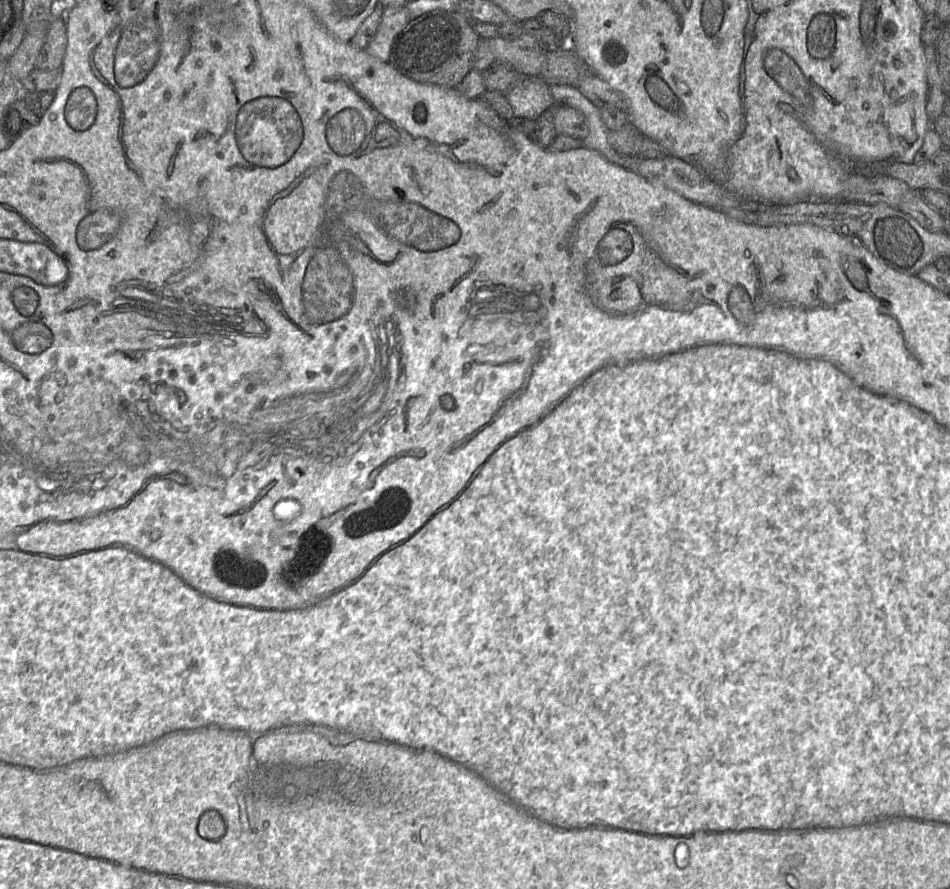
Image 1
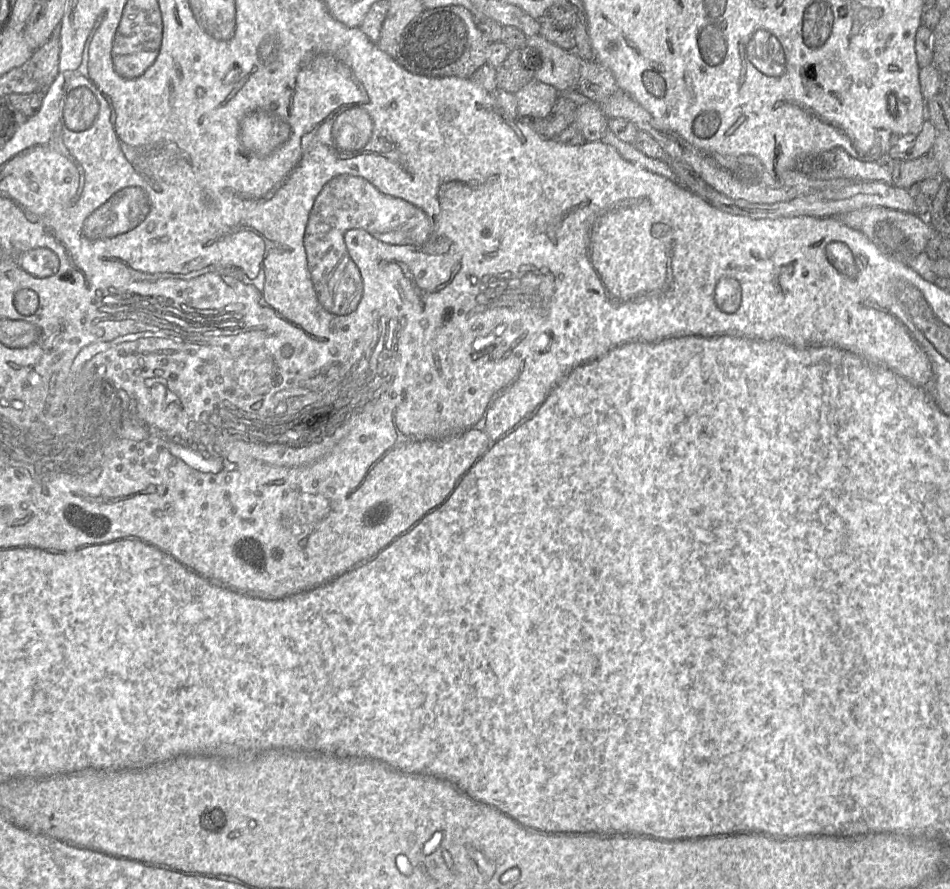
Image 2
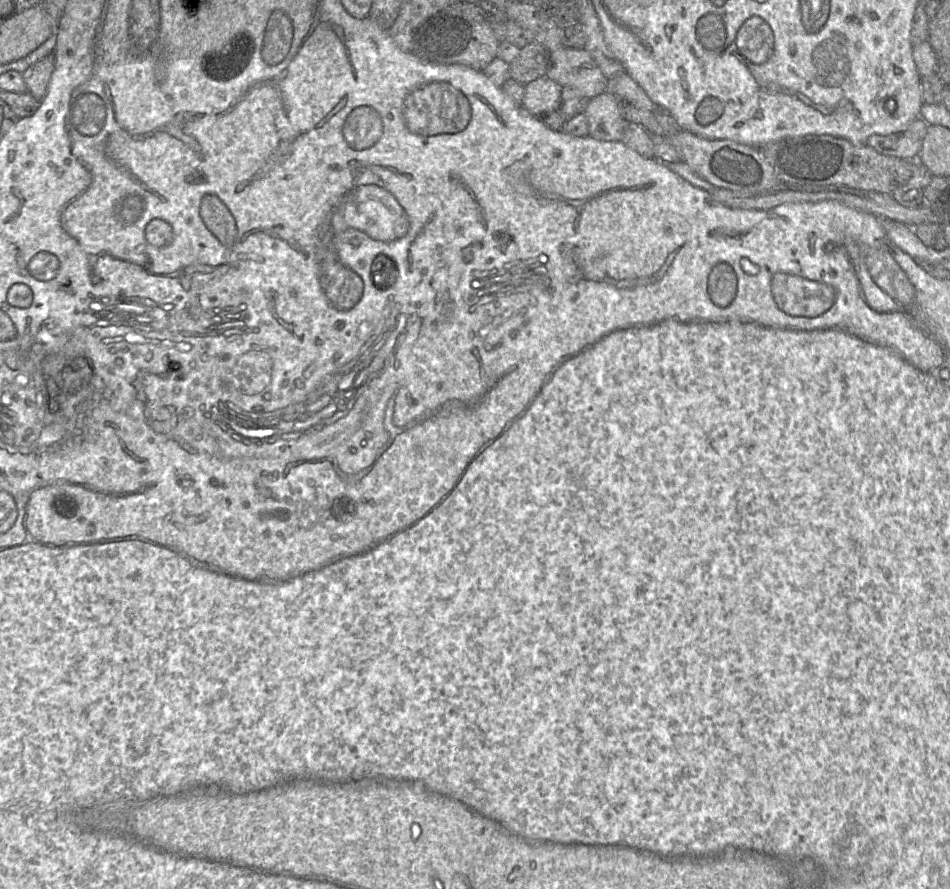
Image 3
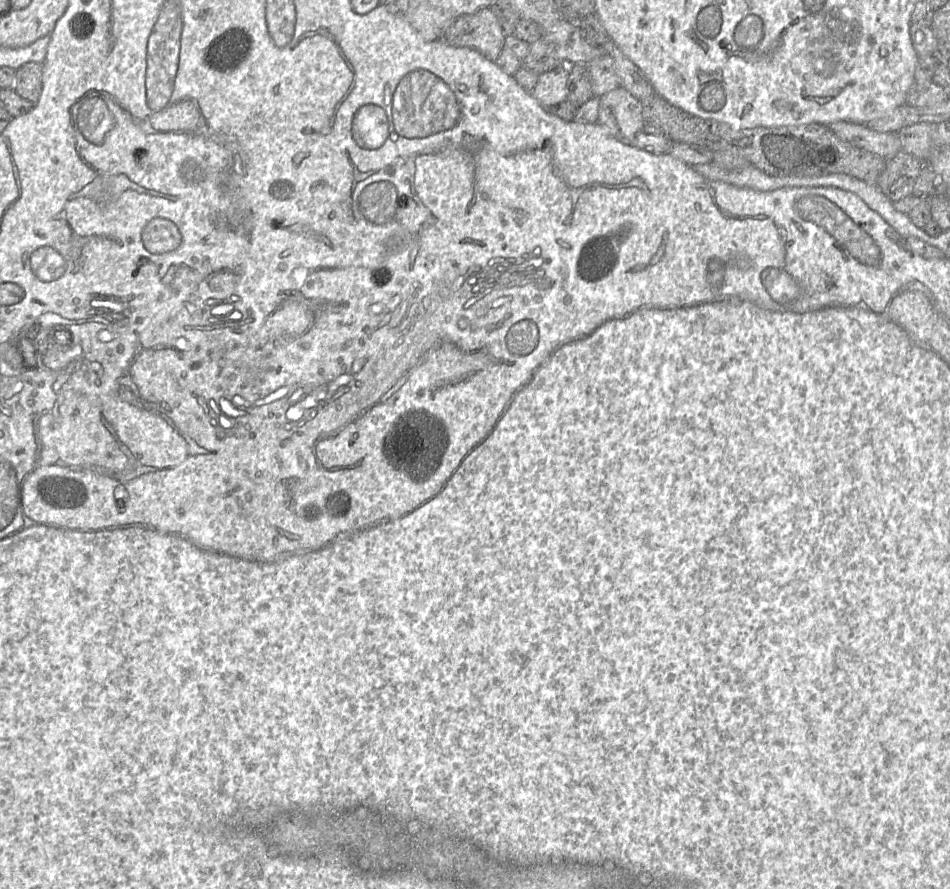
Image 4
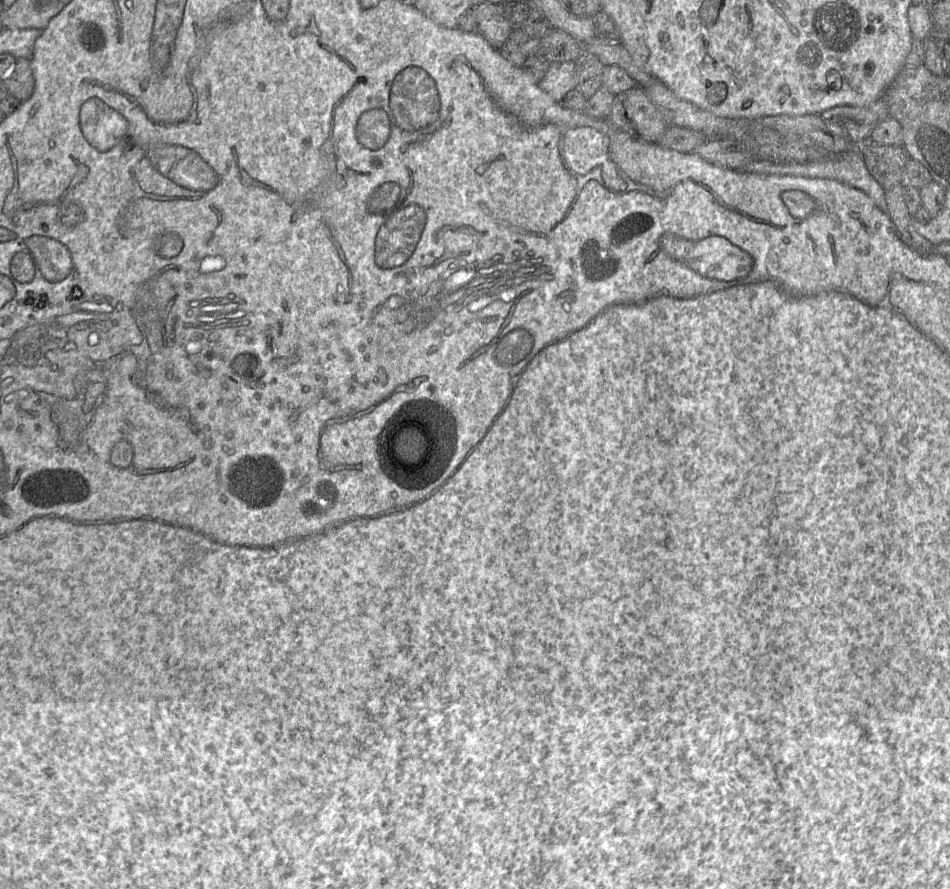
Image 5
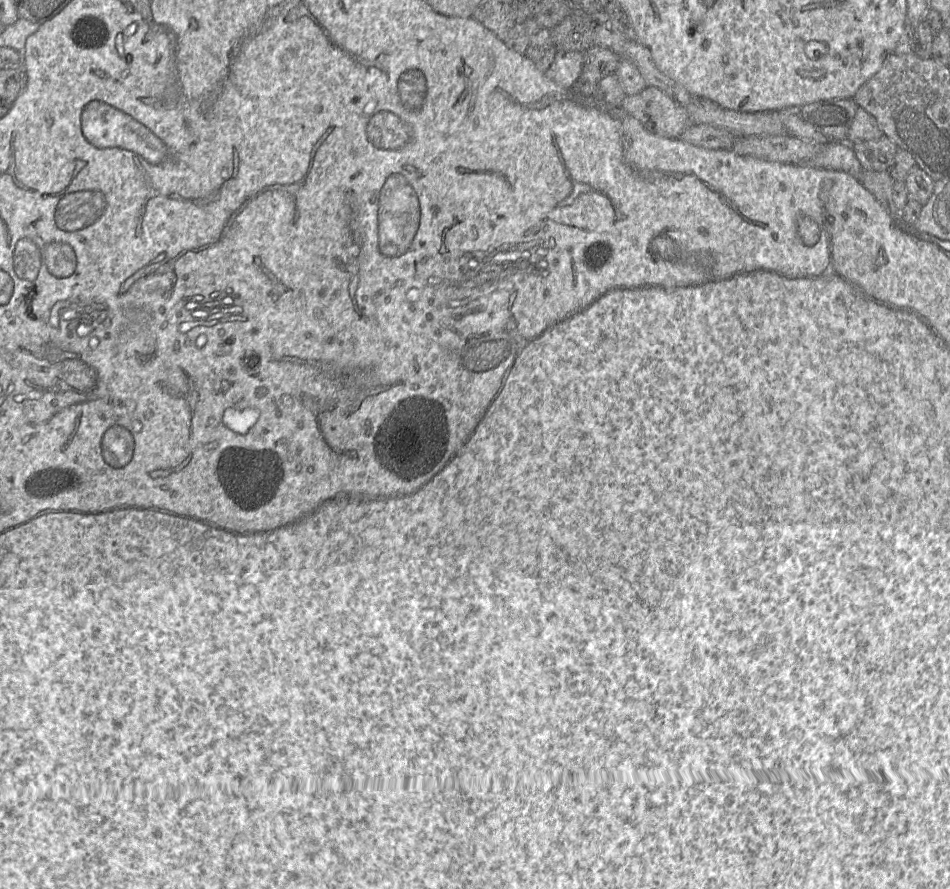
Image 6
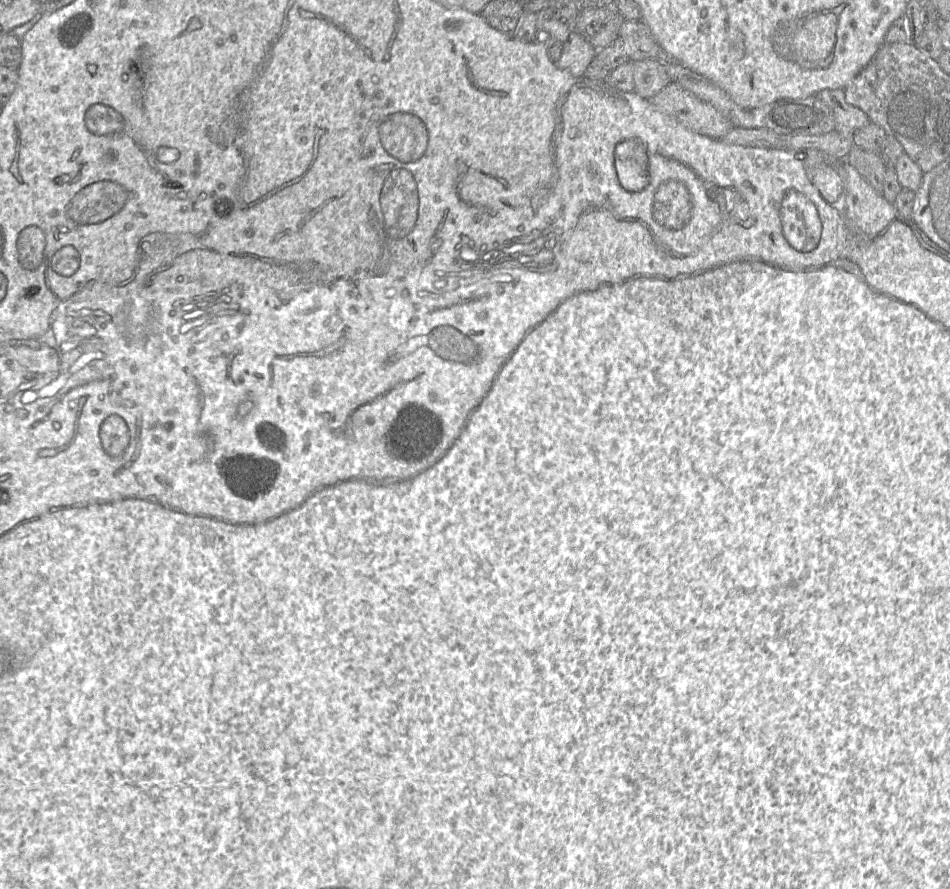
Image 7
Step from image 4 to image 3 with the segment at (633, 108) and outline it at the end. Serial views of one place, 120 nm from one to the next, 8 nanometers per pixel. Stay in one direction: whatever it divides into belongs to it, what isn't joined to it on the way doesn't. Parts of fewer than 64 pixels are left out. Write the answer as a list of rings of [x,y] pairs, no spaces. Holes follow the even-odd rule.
[[[609,93],[589,99],[585,113],[589,135],[604,141],[621,141],[627,123],[616,97]]]

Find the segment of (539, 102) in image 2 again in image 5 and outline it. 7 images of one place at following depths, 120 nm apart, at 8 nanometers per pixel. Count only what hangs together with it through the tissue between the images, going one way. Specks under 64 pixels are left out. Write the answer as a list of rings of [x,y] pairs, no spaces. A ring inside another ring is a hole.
[[[556,62],[539,82],[540,88],[561,103],[566,94],[576,87],[576,62]]]

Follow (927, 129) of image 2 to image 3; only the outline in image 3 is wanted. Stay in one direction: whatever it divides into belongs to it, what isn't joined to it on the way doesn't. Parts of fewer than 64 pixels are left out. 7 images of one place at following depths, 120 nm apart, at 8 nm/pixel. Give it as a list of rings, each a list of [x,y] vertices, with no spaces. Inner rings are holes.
[[[918,118],[901,133],[887,136],[871,135],[866,145],[886,156],[917,160],[928,126],[922,118]]]

